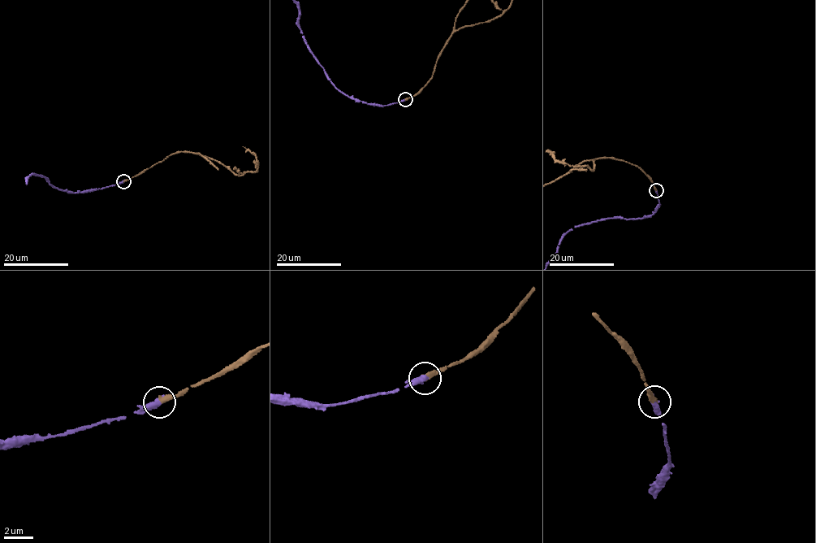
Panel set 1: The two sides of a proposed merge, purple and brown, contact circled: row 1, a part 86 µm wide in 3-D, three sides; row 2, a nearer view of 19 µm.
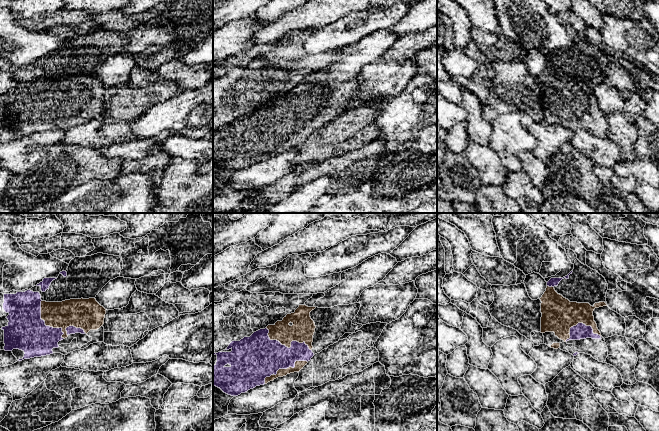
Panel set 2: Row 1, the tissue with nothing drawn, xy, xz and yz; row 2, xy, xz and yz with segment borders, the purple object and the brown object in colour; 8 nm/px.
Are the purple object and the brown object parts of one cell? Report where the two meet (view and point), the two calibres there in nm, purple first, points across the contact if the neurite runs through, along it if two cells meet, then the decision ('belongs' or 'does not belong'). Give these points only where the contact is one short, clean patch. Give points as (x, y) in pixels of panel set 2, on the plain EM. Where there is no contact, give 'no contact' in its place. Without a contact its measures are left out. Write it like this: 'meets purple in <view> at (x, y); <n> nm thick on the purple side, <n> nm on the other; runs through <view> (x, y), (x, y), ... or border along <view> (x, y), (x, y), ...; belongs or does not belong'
meets purple in xz at (287, 123); 340 nm thick on the purple side, 190 nm on the other; belongs

